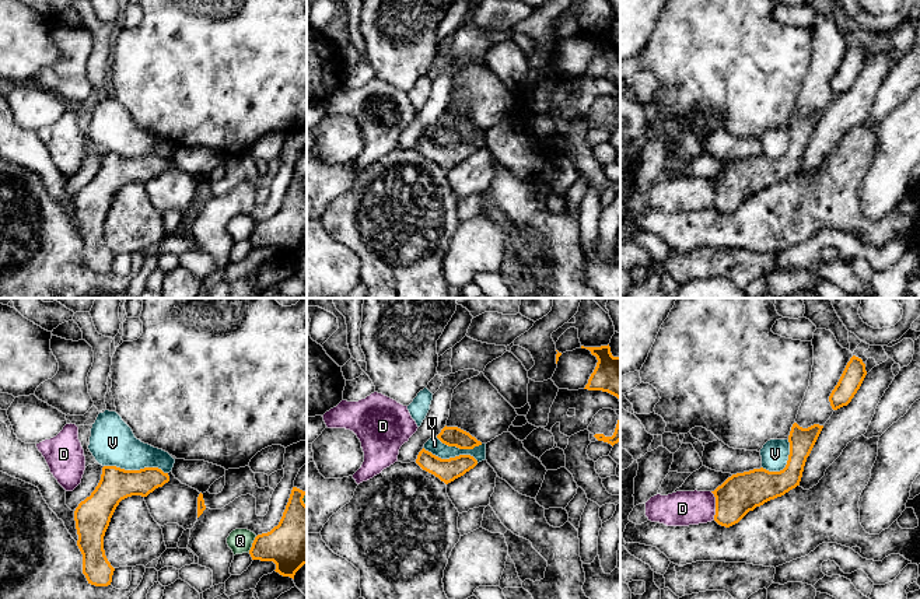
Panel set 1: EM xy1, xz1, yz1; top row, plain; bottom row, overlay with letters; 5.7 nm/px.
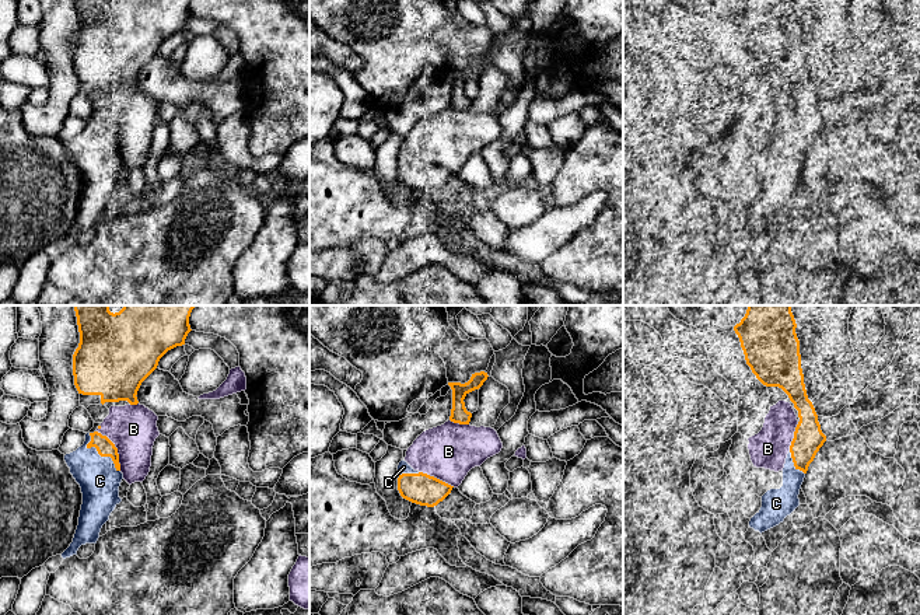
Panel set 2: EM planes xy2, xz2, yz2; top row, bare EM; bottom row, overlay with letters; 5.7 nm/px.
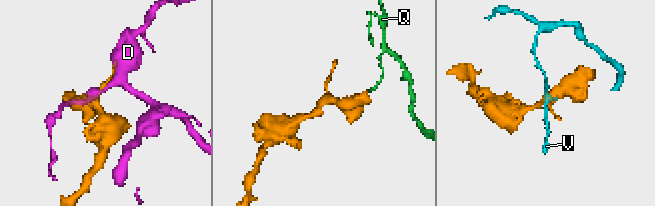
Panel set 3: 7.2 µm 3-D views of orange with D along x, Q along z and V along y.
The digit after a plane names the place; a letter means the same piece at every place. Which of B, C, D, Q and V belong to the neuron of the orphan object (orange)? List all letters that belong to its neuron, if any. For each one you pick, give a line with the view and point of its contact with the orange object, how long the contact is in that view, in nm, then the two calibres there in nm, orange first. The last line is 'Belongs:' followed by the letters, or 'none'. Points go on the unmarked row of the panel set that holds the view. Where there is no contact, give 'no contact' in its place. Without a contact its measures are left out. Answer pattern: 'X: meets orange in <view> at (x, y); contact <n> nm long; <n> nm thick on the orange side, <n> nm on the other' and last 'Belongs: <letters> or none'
C: meets orange in xy2 at (98, 139); contact 280 nm long; 100 nm thick on the orange side, 240 nm on the other
Belongs: C

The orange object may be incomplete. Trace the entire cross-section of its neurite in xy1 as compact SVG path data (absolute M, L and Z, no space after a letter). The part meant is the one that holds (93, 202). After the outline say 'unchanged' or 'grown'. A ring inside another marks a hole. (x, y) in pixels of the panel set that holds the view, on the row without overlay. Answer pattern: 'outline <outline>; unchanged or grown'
outline M104 153L98 172L74 197L77 232L83 241L83 260L88 270L108 273L115 255L104 237L104 223L119 189L132 182L147 183L169 168L158 154L125 157Z; unchanged

